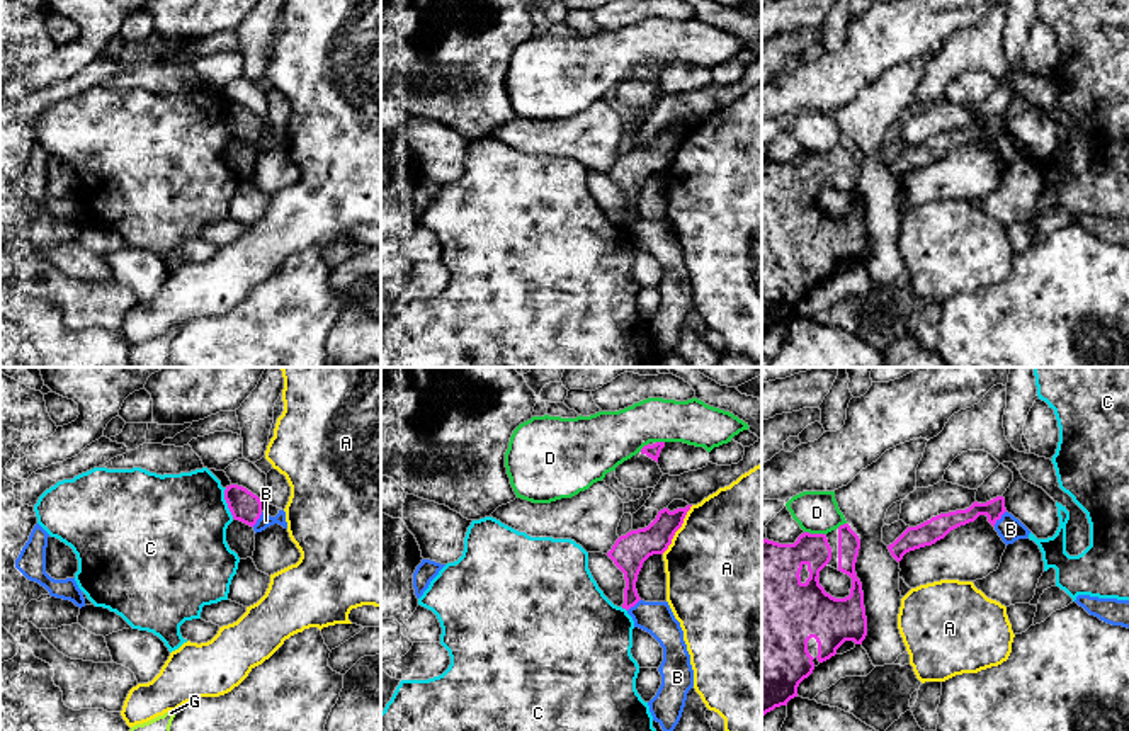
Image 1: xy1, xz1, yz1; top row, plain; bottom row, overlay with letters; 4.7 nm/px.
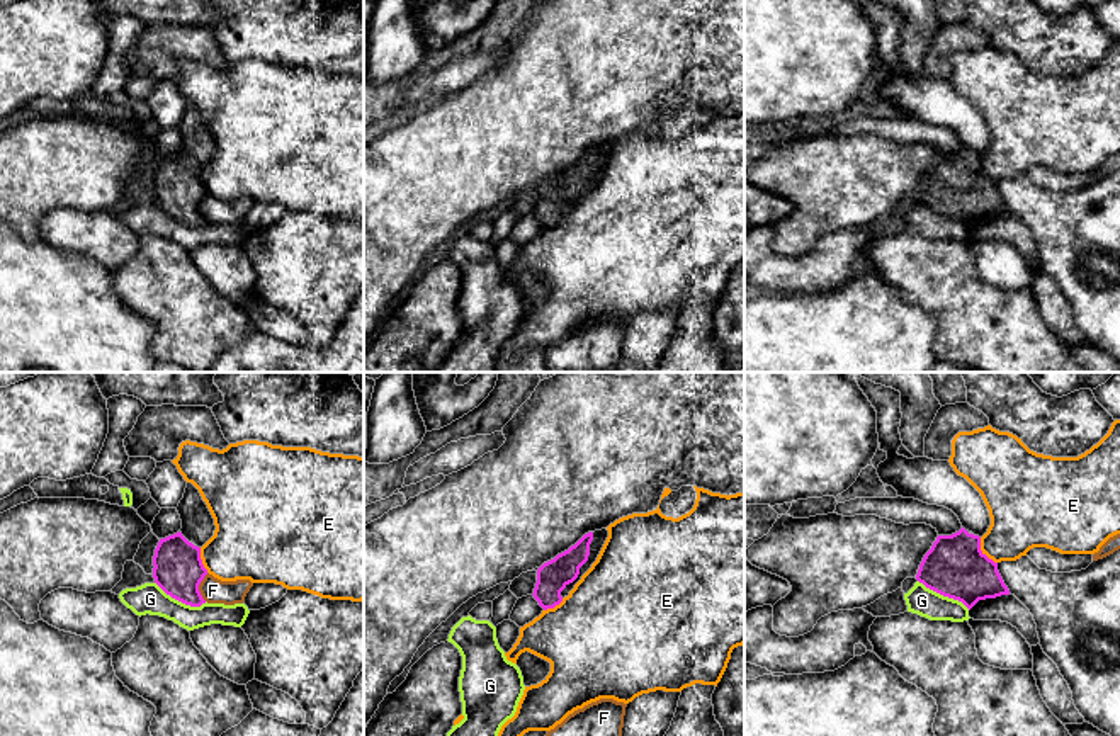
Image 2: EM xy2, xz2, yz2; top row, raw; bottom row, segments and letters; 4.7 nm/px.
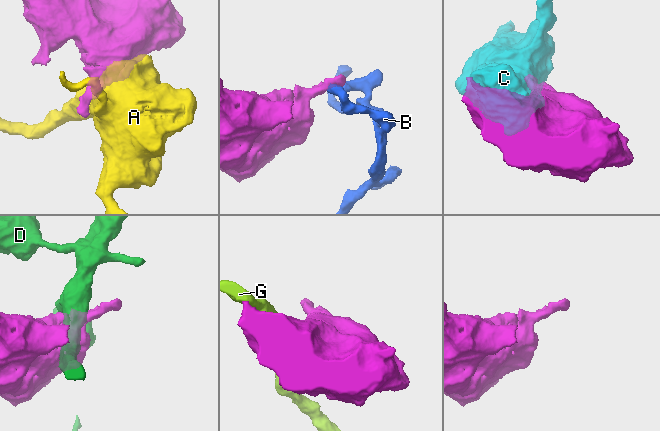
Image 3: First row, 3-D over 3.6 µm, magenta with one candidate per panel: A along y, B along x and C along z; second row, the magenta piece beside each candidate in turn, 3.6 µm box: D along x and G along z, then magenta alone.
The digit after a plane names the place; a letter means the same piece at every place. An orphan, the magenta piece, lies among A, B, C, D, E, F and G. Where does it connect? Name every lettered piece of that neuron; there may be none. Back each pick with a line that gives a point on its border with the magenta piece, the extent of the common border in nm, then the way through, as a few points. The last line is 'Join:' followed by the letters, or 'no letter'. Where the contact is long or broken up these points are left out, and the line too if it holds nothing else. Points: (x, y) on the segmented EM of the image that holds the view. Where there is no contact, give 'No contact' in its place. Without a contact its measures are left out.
Join: no letter

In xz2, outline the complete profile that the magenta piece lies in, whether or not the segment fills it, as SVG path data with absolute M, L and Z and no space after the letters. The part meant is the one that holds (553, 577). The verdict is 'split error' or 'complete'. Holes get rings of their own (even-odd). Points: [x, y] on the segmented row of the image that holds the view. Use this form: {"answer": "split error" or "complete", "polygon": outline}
{"answer": "split error", "polygon": "M607 529L588 532L568 551L537 569L537 583L532 595L544 610L554 609L569 595L597 561L607 537Z"}

